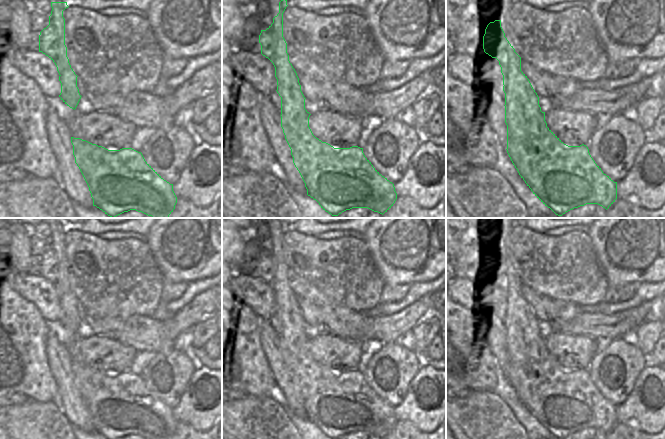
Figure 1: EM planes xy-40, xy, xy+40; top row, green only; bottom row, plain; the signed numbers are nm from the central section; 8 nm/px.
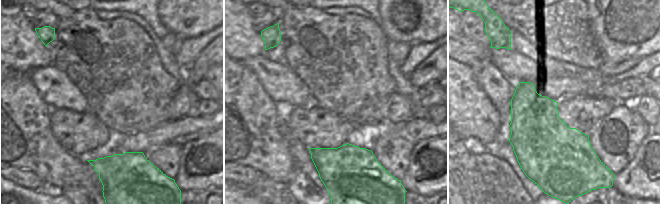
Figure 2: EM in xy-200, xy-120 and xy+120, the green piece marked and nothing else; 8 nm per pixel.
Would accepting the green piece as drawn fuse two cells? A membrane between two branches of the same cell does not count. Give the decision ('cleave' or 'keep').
cleave

